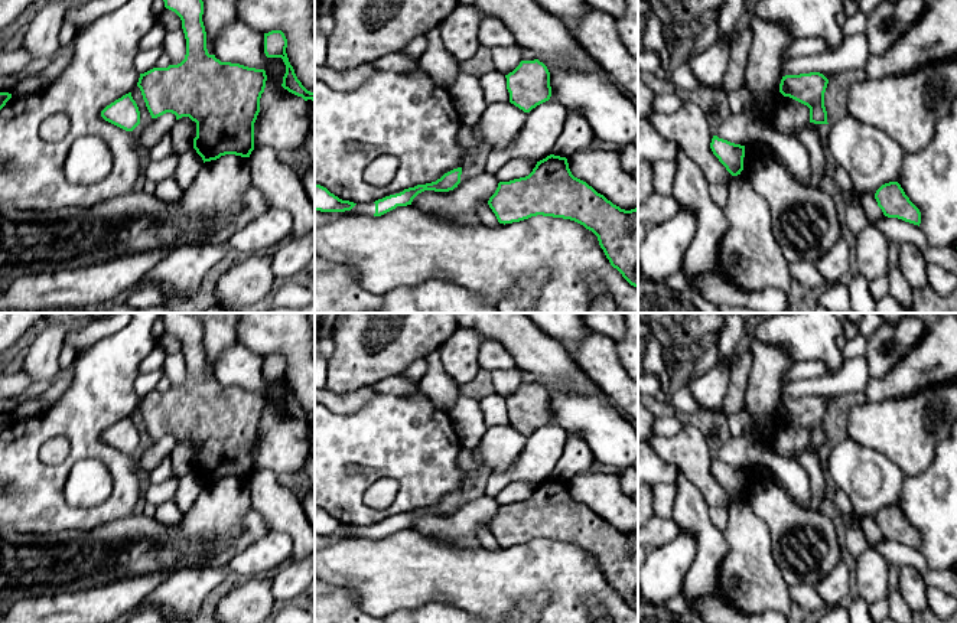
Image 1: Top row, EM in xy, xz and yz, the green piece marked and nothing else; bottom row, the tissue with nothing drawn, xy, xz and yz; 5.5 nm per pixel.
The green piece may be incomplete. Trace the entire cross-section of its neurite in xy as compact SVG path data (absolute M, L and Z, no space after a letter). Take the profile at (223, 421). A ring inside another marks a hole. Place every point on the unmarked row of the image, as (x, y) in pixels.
M162 313L162 316L165 330L175 335L182 343L186 378L178 388L153 391L140 397L137 410L152 441L172 436L176 443L189 440L195 444L196 460L193 461L193 472L204 486L225 477L250 480L254 473L254 446L260 436L260 421L267 404L266 394L221 385L215 378L209 378L202 345L202 322L191 313Z

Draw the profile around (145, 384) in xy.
M157 369L149 374L139 374L139 376L134 381L134 389L139 394L139 397L144 397L153 391L157 391L157 384L163 376L163 369Z

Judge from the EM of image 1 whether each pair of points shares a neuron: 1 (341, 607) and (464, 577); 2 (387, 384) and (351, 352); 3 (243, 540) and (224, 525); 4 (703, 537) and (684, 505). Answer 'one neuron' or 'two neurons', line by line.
1: two neurons
2: two neurons
3: two neurons
4: one neuron

